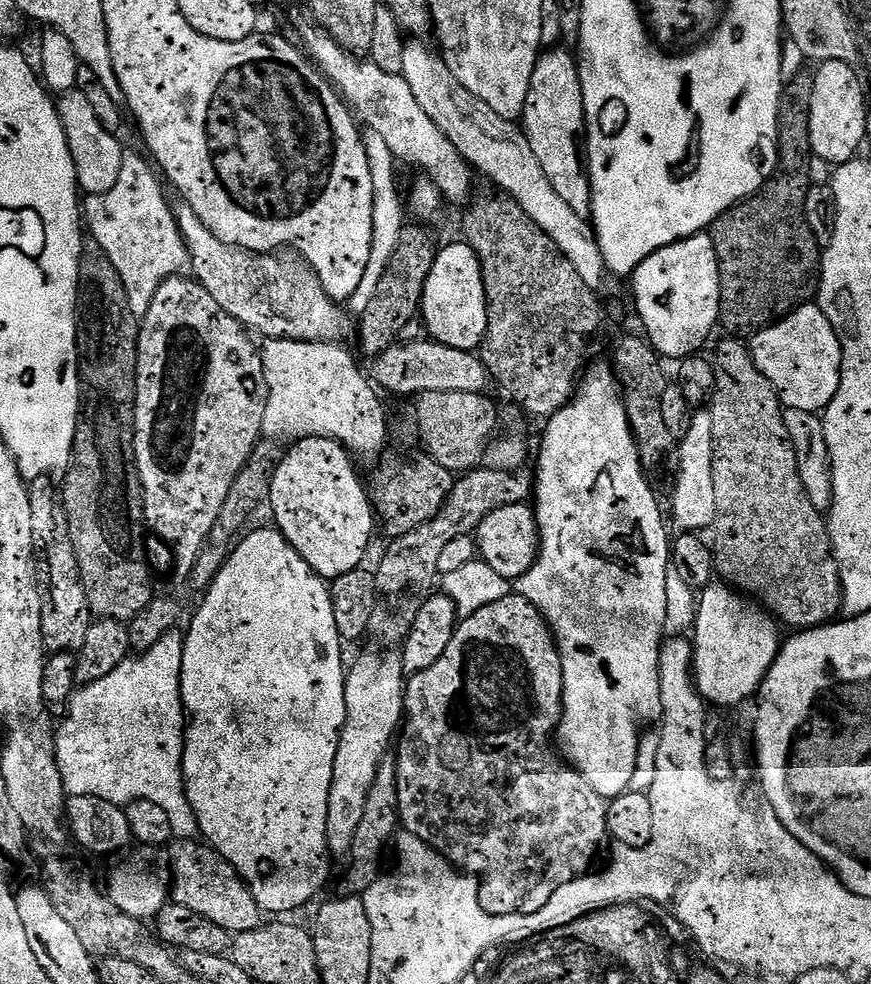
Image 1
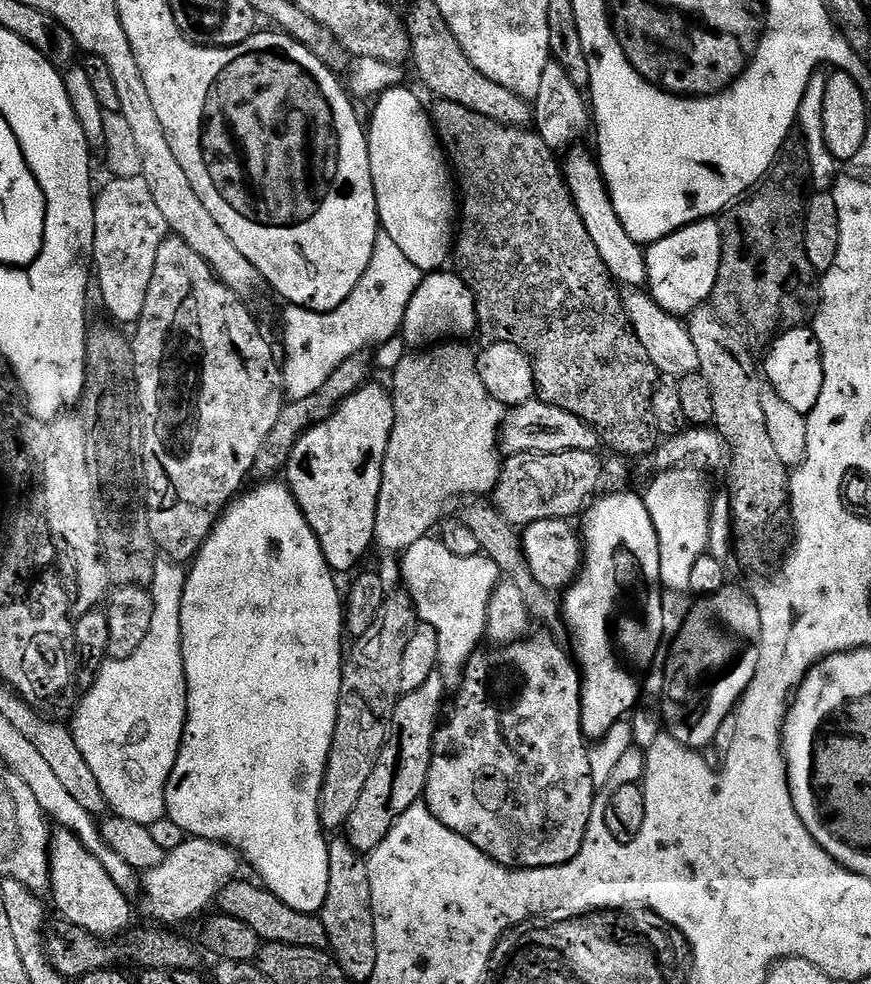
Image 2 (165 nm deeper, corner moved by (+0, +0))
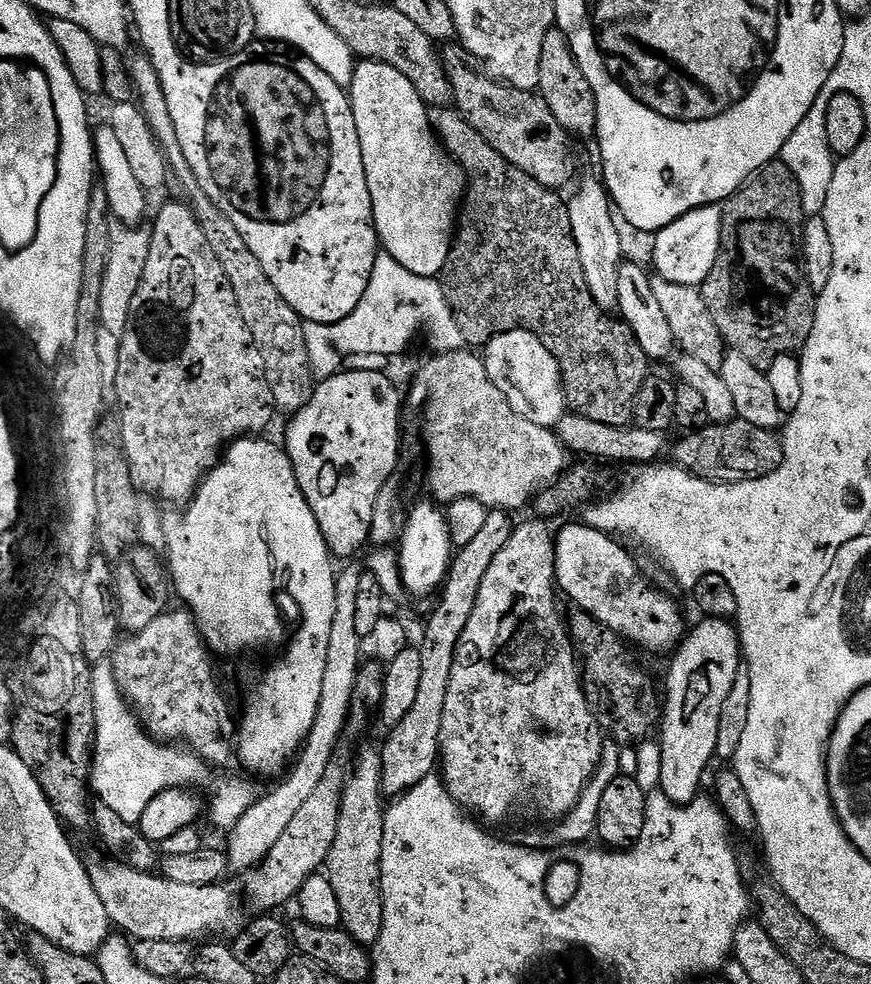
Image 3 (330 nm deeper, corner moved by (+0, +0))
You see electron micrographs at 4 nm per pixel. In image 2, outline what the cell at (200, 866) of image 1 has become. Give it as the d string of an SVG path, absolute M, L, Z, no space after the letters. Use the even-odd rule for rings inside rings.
M237 878L220 891L218 897L219 911L230 918L238 918L238 922L246 922L254 934L260 936L264 944L285 944L286 946L302 946L310 950L328 948L326 926L322 926L319 915L294 910L294 906L286 906L282 898L278 898L259 883L247 884L244 878Z

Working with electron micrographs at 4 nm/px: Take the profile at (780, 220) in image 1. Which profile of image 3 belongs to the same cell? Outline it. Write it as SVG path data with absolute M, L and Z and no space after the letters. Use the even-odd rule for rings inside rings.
M777 158L773 160L772 163L766 165L766 167L757 170L733 196L724 201L720 208L720 213L722 214L720 253L714 262L714 270L710 270L706 282L702 285L702 291L706 298L706 306L710 306L710 314L722 334L725 345L727 345L731 351L742 354L742 358L750 358L750 362L754 362L754 366L766 370L779 356L796 354L803 349L804 343L810 338L810 330L814 326L814 318L816 317L817 293L813 292L802 263L802 253L804 251L804 222L806 215L803 210L802 194L799 190L798 178L791 172L789 166L784 164L780 158Z

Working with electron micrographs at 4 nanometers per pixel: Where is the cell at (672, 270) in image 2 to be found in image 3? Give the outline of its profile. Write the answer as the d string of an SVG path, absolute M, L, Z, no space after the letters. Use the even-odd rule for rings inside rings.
M709 206L706 208L695 208L686 213L682 218L670 222L670 226L661 228L655 233L656 245L652 248L652 260L656 263L655 273L670 282L678 282L678 286L690 286L700 288L706 282L710 270L714 270L714 262L720 253L720 235L722 234L722 214L720 208Z

